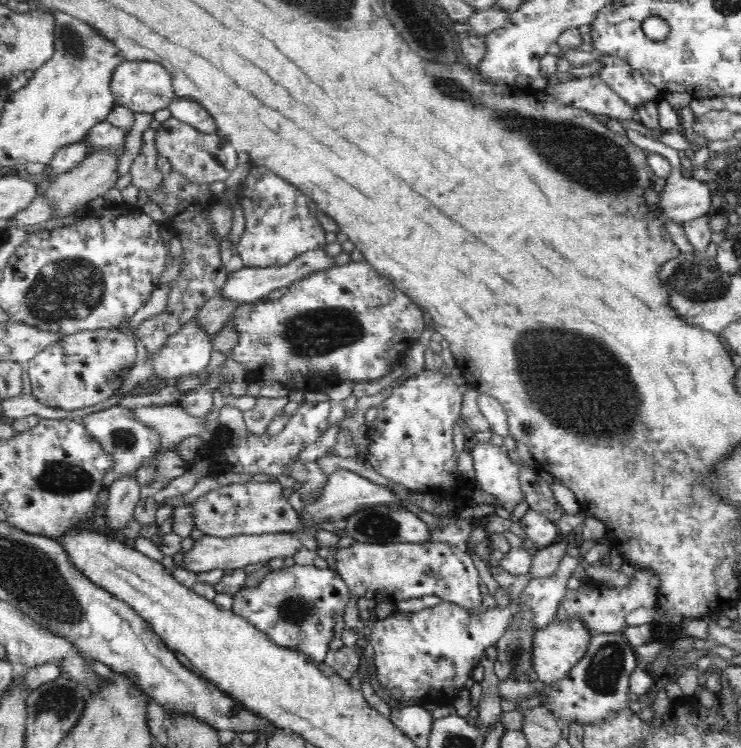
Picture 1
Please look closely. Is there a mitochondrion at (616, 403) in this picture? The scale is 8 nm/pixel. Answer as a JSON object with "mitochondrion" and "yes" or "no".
{"mitochondrion":"yes"}

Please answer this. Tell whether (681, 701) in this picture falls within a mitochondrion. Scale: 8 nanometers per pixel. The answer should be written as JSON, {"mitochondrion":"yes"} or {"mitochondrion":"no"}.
{"mitochondrion":"no"}

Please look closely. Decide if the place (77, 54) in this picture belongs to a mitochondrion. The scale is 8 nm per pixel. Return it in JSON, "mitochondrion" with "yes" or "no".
{"mitochondrion":"yes"}

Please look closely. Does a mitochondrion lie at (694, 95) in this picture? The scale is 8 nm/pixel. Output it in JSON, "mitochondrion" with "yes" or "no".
{"mitochondrion":"no"}

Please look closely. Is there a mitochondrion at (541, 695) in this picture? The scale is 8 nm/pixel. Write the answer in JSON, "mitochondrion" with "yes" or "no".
{"mitochondrion":"no"}

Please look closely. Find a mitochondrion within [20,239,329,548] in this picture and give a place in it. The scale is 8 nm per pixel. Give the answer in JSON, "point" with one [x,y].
{"point":[72,288]}

